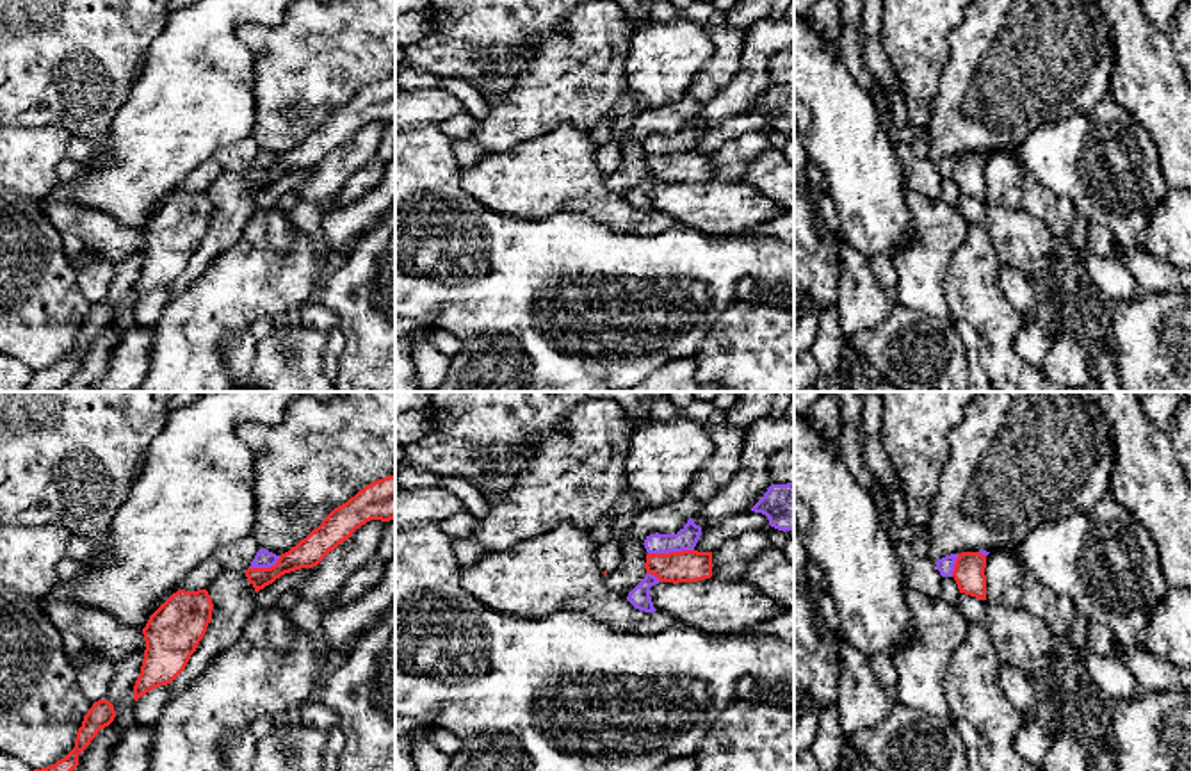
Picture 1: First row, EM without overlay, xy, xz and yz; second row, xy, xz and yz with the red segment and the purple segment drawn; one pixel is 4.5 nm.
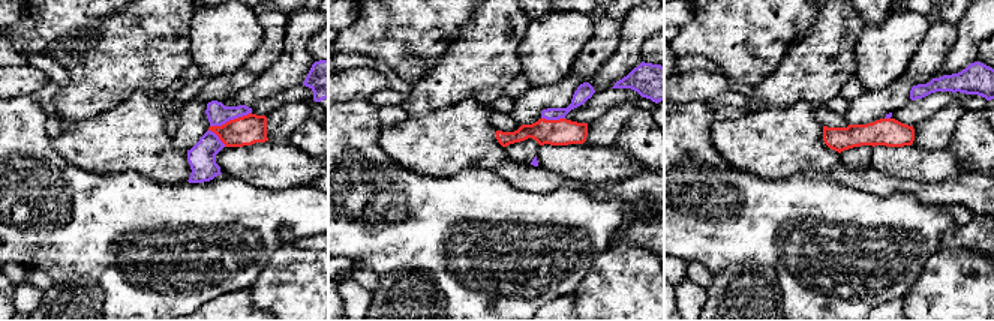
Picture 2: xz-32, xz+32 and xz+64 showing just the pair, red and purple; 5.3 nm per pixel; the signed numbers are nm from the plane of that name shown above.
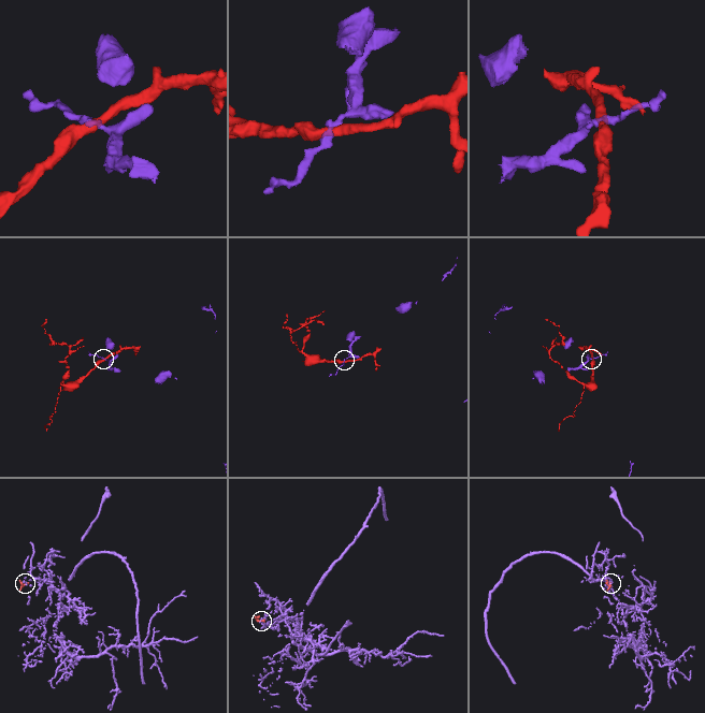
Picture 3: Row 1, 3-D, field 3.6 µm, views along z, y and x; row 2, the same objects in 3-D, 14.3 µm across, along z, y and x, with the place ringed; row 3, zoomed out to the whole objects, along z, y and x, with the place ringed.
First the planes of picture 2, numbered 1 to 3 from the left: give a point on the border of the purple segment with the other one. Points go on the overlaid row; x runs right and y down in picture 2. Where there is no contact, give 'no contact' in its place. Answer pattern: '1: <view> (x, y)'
1: xz-32 (230, 120)
2: xz+32 (553, 120)
3: xz+64 (888, 119)

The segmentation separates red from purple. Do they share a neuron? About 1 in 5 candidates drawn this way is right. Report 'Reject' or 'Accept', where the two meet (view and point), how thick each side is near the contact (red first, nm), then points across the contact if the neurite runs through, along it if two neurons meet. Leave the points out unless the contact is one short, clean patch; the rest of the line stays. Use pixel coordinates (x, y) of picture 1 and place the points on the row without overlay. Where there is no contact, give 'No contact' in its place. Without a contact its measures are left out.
Reject. Touches red at xz (670, 154). Thickness 140 nm (red) against 100 nm. Boundary: xz (693, 150), (648, 155)

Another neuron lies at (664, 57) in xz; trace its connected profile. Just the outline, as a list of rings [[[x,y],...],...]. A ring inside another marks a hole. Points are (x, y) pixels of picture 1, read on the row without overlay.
[[[685,18],[652,20],[636,27],[630,39],[627,91],[644,110],[682,100],[712,53],[703,25]]]

